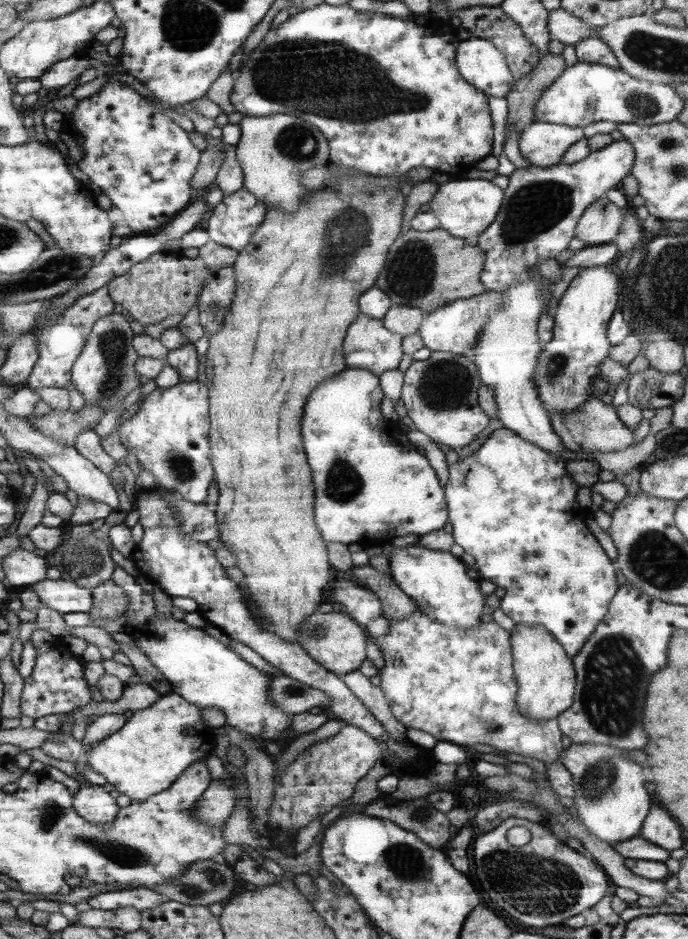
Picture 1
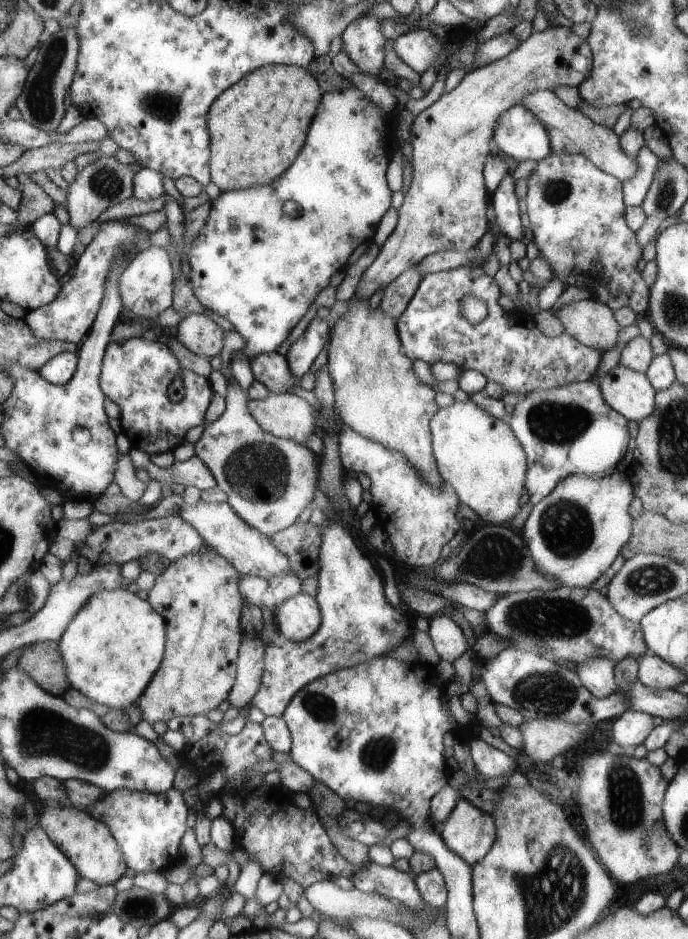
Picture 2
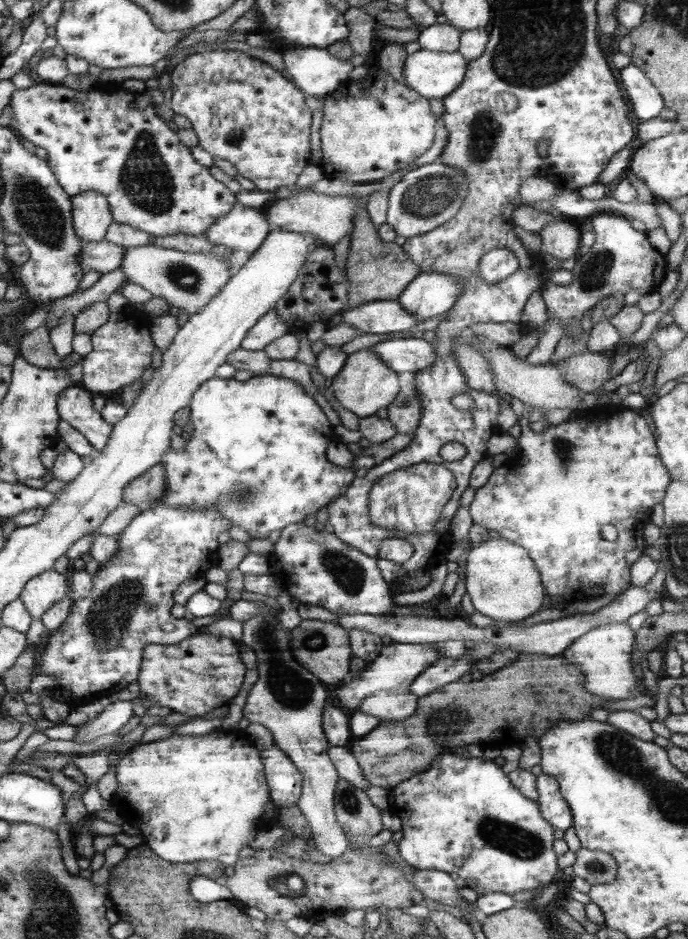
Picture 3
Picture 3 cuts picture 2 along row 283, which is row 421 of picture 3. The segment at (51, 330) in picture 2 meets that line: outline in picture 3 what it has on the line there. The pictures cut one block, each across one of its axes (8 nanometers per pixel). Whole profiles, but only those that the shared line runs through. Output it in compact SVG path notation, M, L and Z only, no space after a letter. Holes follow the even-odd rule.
M72 385L59 395L56 407L58 416L78 429L96 452L107 447L114 426L105 421L102 412L94 407L94 394Z

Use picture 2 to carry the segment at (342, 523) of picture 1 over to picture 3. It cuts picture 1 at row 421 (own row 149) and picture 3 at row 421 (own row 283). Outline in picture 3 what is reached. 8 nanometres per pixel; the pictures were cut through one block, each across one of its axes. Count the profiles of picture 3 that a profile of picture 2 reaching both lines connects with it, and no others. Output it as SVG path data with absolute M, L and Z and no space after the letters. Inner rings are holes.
M254 375L246 382L238 382L216 376L195 392L189 409L194 431L187 436L182 449L168 450L161 462L166 468L166 491L156 504L168 504L172 508L216 508L220 516L232 520L232 526L246 530L251 539L262 540L270 532L316 514L355 479L354 471L326 460L328 442L337 442L334 426L303 386L287 377Z

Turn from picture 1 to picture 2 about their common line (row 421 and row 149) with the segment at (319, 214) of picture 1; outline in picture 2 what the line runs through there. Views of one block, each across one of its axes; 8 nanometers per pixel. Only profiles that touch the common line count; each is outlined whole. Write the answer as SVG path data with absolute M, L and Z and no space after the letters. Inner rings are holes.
M294 65L261 66L222 92L206 115L212 182L221 192L272 184L300 154L322 95L315 76Z

